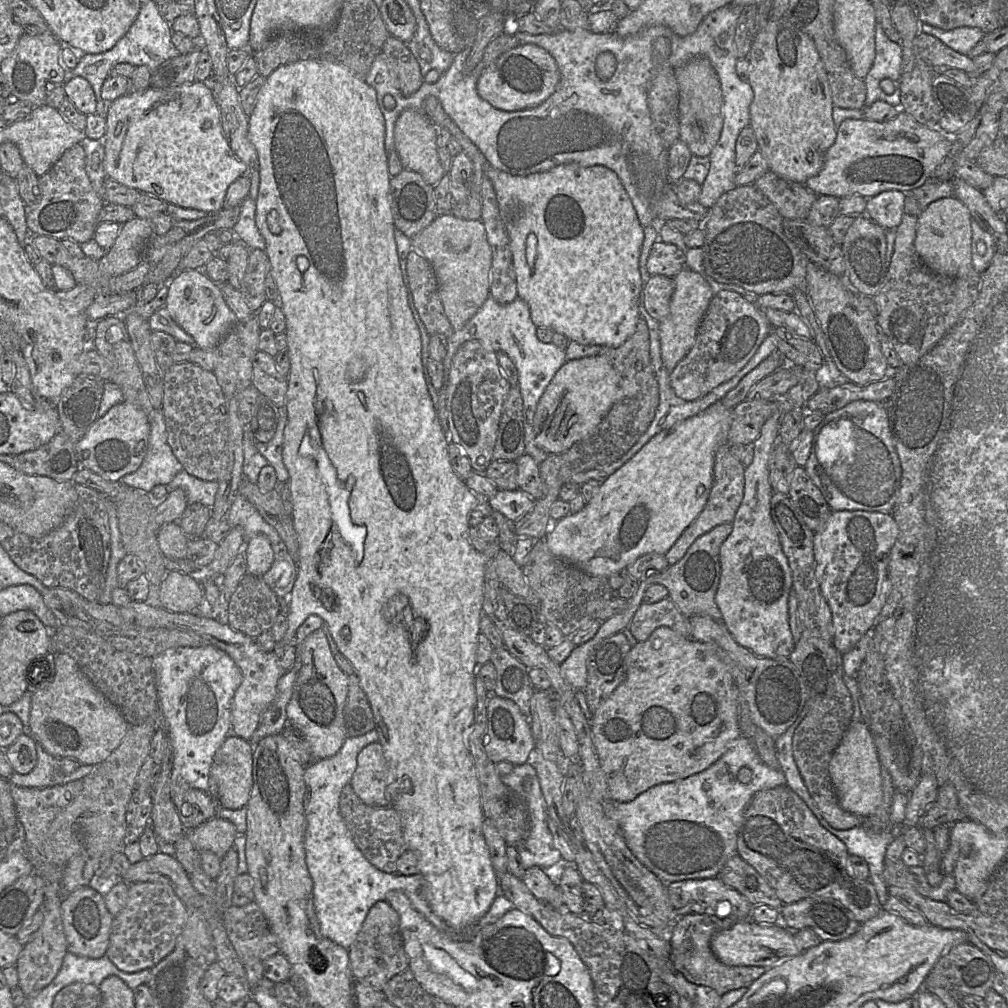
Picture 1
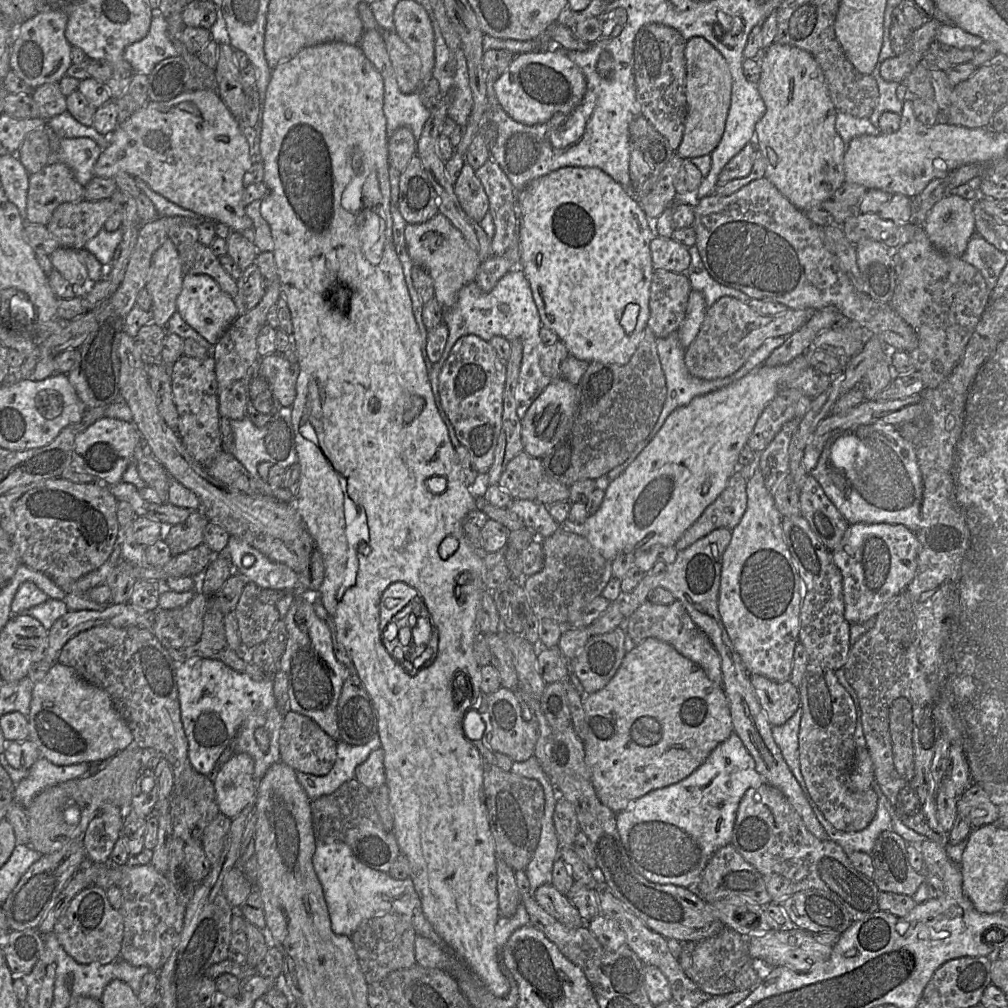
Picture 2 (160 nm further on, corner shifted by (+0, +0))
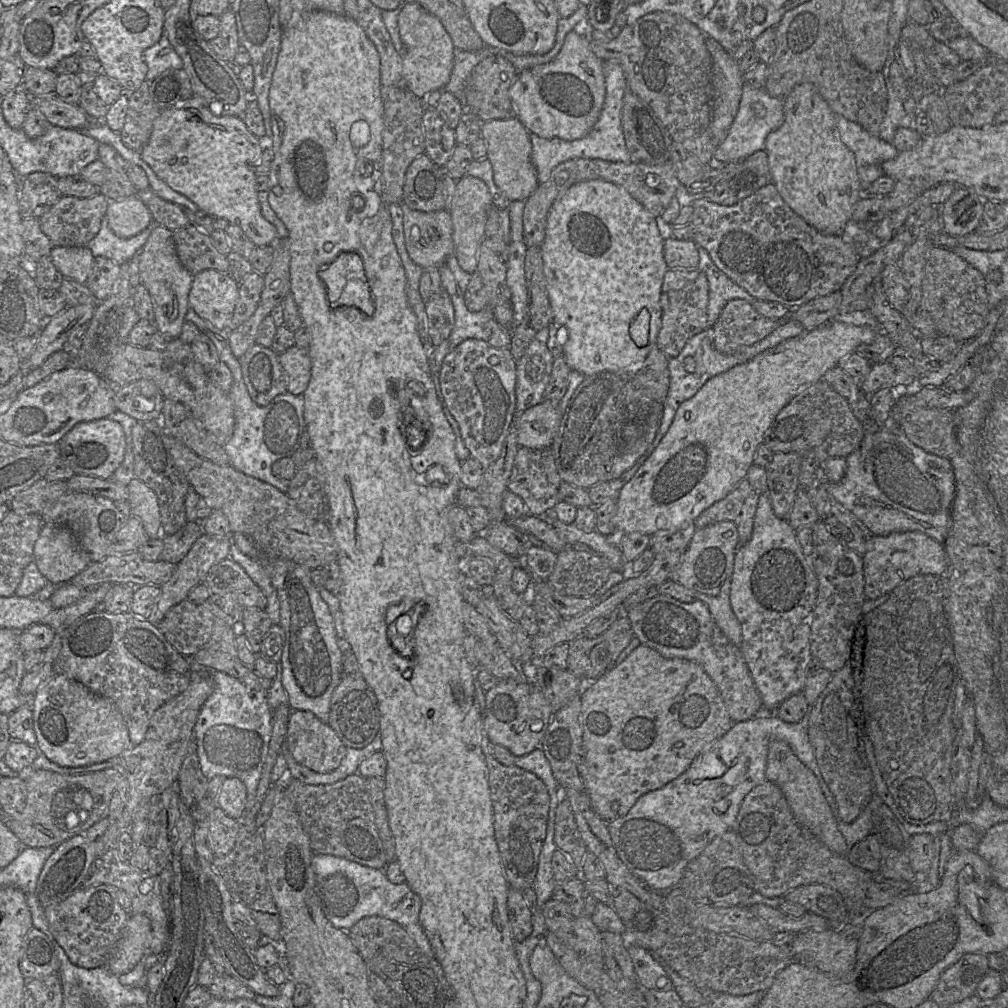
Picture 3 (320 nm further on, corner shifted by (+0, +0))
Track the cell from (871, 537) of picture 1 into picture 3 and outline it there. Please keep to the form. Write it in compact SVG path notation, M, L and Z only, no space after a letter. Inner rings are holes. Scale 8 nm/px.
M916 531L871 536L868 542L868 551L862 557L864 594L865 598L869 600L889 594L898 585L915 576L941 576L948 567L948 557L943 544Z

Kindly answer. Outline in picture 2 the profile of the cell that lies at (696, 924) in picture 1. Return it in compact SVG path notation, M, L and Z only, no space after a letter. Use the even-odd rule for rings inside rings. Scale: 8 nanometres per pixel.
M724 927L716 936L697 942L684 942L678 960L685 974L707 995L719 996L744 988L753 988L757 977L748 953L747 937Z

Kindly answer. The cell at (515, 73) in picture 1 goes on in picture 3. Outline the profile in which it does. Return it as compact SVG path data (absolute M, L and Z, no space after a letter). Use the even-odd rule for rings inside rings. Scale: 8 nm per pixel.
M569 32L562 49L549 63L525 69L510 88L517 118L533 134L545 139L583 138L597 122L606 95L604 61L591 50L589 36Z

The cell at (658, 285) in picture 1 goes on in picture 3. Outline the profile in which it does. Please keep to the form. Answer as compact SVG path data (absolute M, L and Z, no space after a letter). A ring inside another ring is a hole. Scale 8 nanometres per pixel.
M668 268L664 275L660 296L661 328L655 343L655 347L667 359L677 357L692 336L708 327L708 302L709 284L705 273L697 268Z

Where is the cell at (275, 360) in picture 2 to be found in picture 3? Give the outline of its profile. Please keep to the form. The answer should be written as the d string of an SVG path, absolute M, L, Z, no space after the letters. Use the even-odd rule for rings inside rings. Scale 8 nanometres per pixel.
M293 346L279 354L279 360L288 375L288 393L303 395L311 378L311 358L308 349Z

